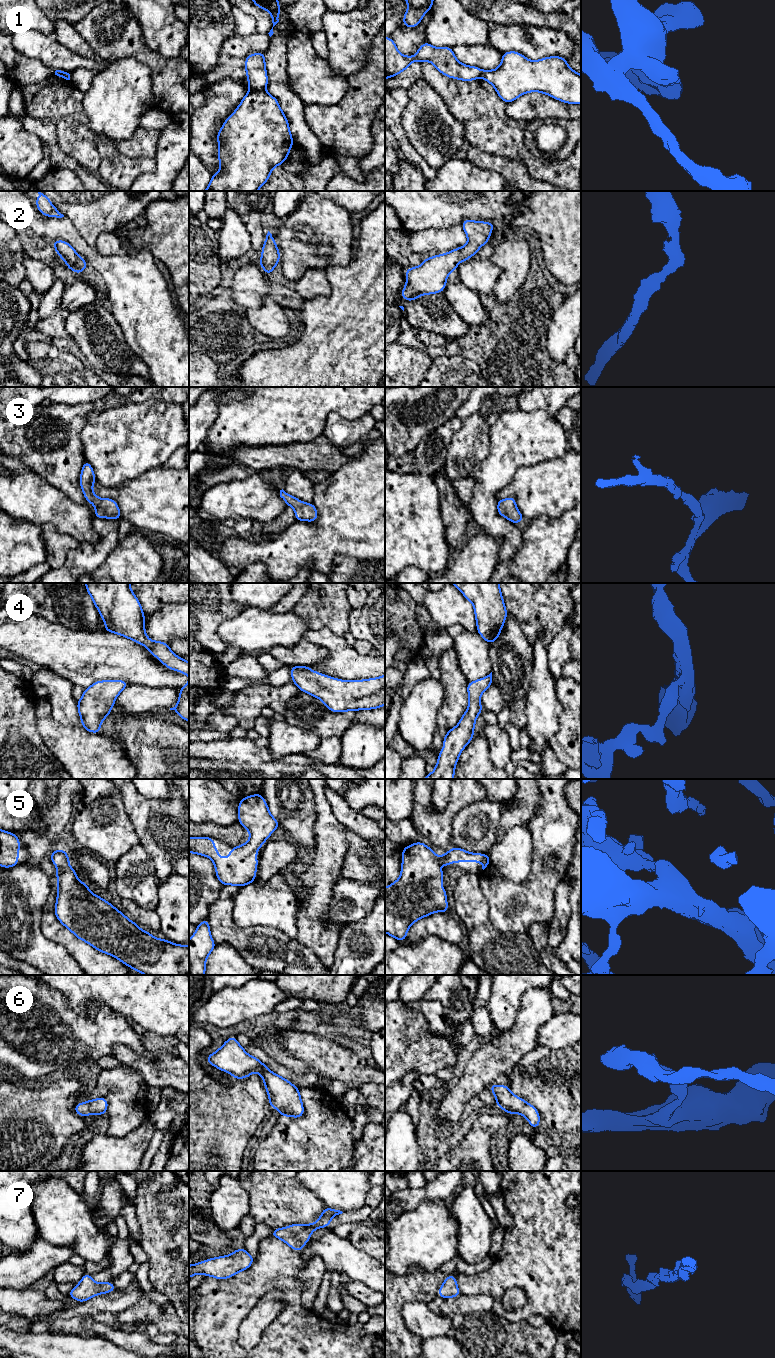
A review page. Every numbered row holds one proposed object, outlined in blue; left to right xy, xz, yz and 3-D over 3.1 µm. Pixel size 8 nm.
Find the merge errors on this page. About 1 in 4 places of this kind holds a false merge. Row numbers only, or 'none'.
1

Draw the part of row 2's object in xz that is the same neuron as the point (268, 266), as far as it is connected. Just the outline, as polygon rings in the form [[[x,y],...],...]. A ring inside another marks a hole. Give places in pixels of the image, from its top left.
[[[269,231],[266,235],[261,253],[262,258],[257,263],[264,268],[265,274],[269,276],[280,260],[280,253],[275,239]]]

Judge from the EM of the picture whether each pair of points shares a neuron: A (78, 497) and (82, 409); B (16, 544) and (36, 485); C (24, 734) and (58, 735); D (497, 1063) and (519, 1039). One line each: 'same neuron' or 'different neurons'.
A: same neuron
B: different neurons
C: different neurons
D: same neuron

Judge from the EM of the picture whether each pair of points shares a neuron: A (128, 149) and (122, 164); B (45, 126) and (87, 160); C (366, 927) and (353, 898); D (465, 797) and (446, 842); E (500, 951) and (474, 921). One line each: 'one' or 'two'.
A: two
B: two
C: two
D: one
E: one

